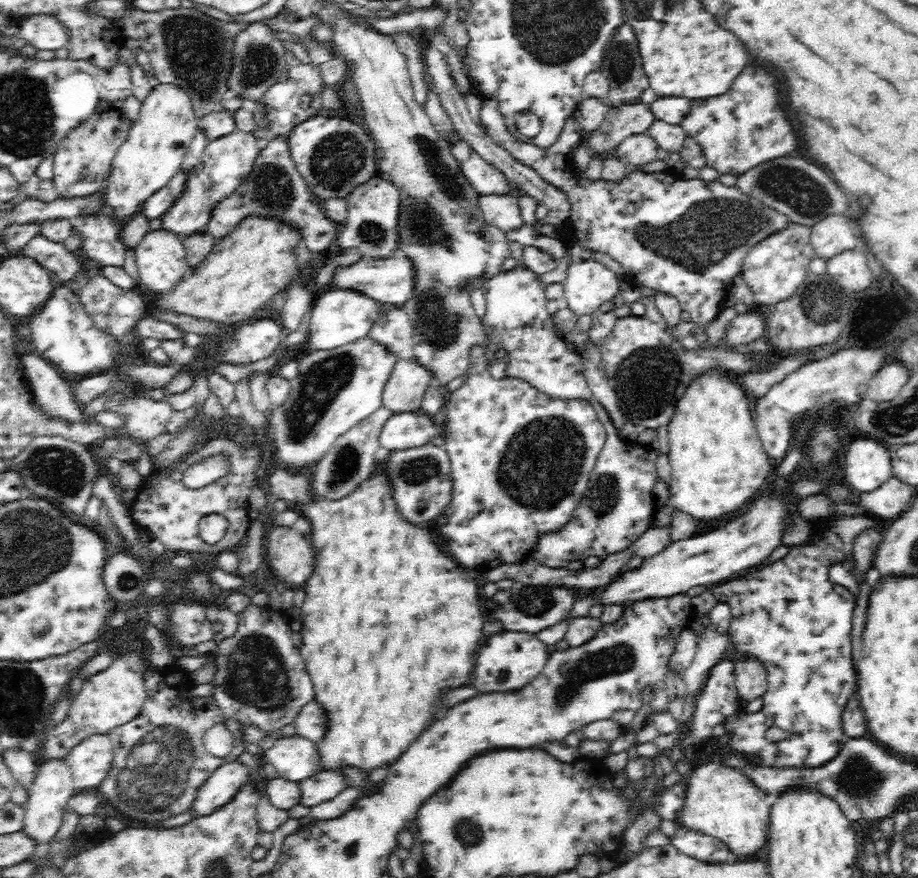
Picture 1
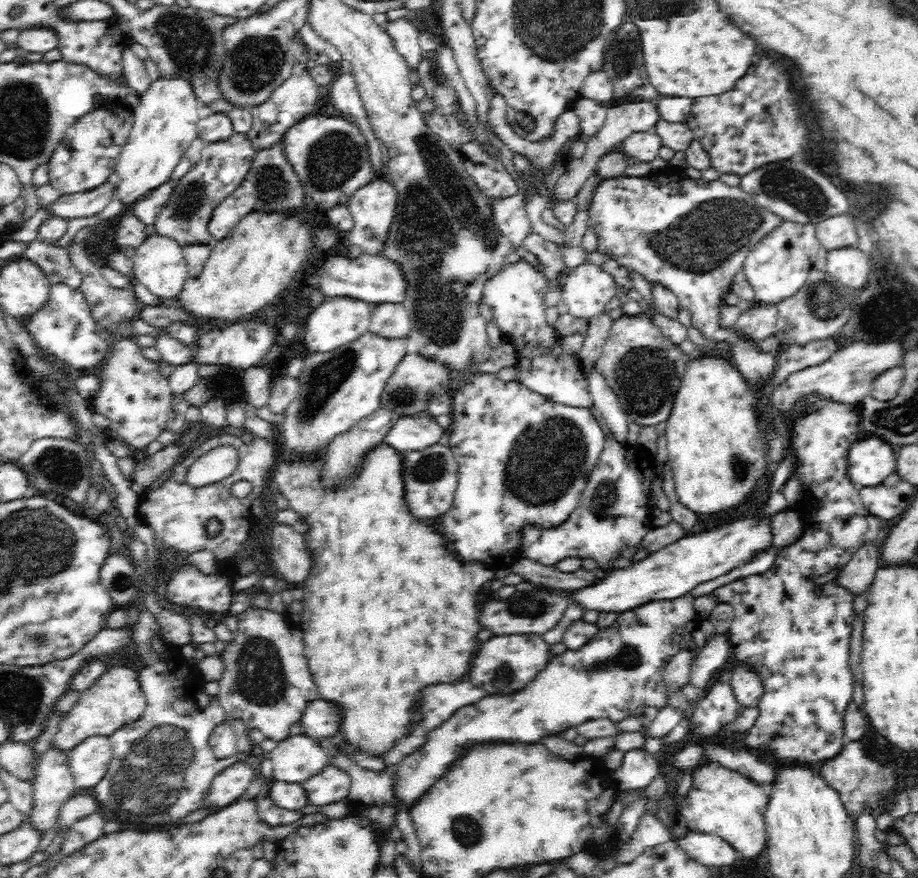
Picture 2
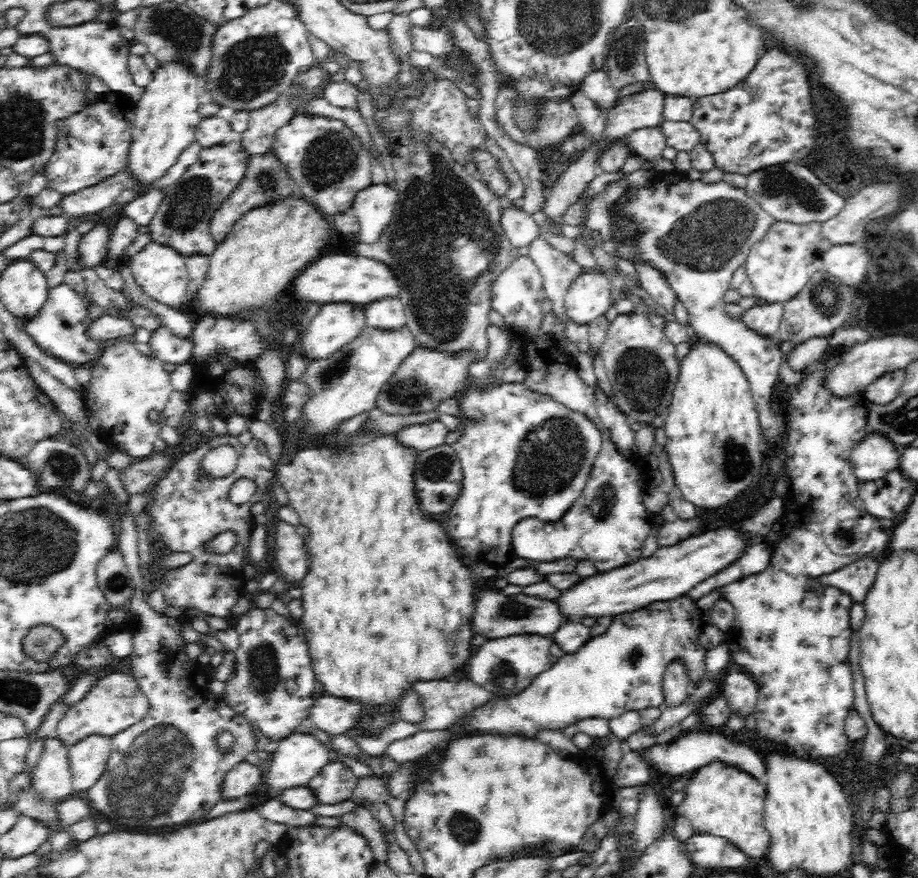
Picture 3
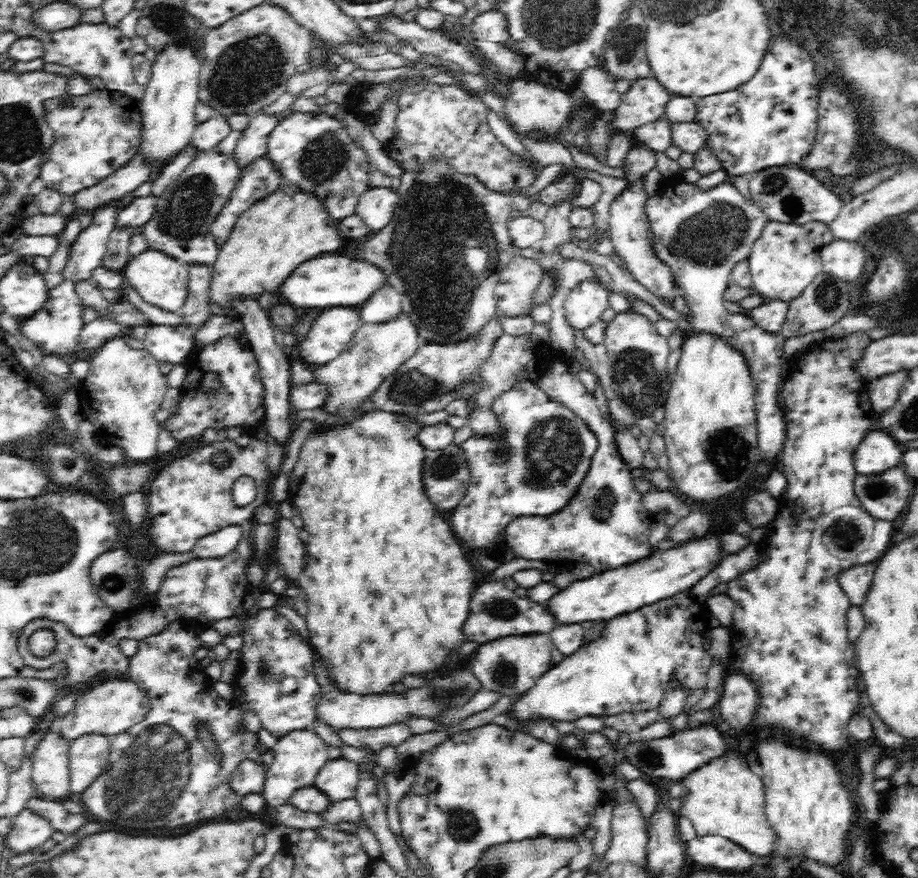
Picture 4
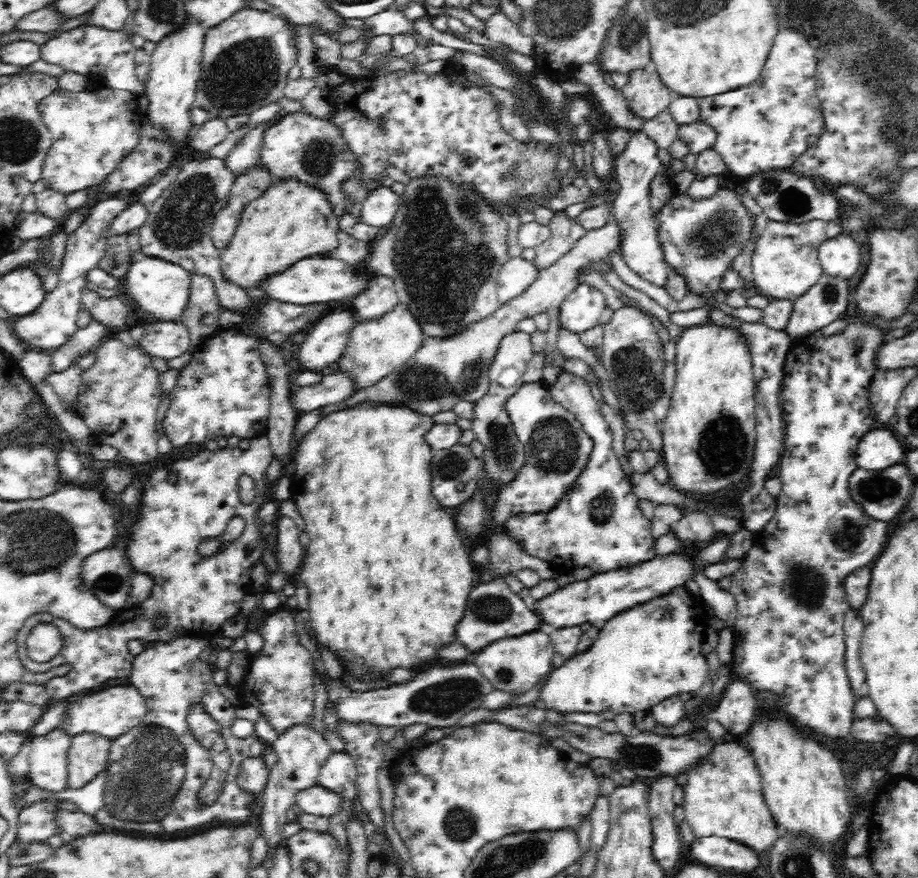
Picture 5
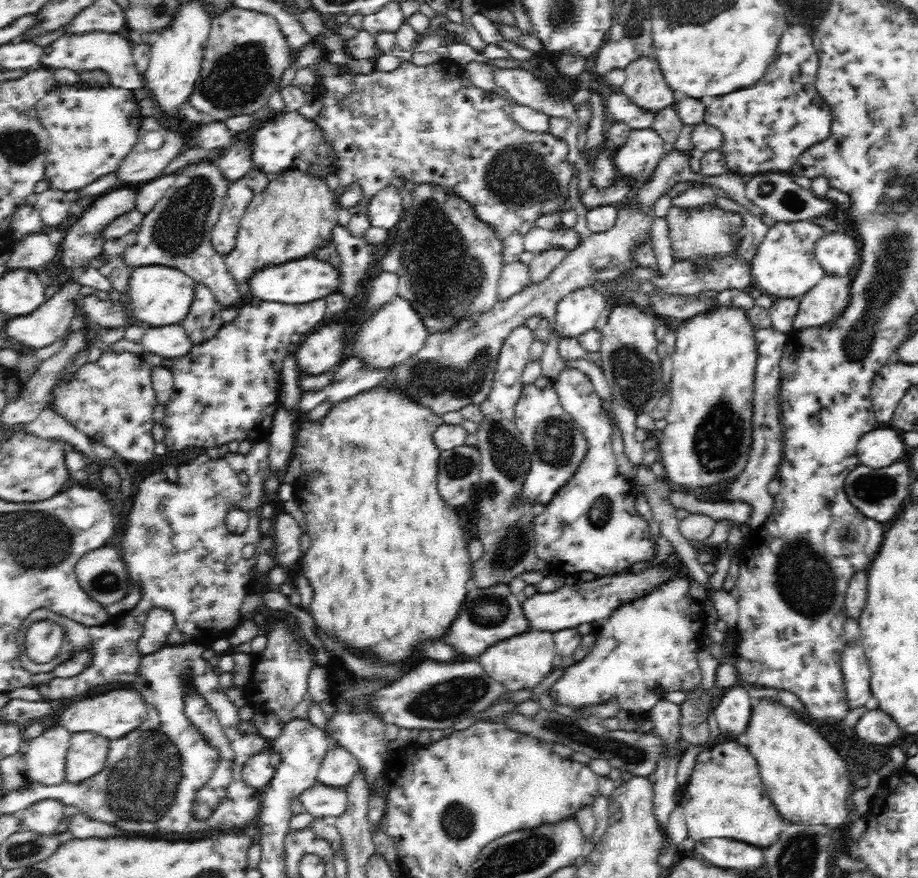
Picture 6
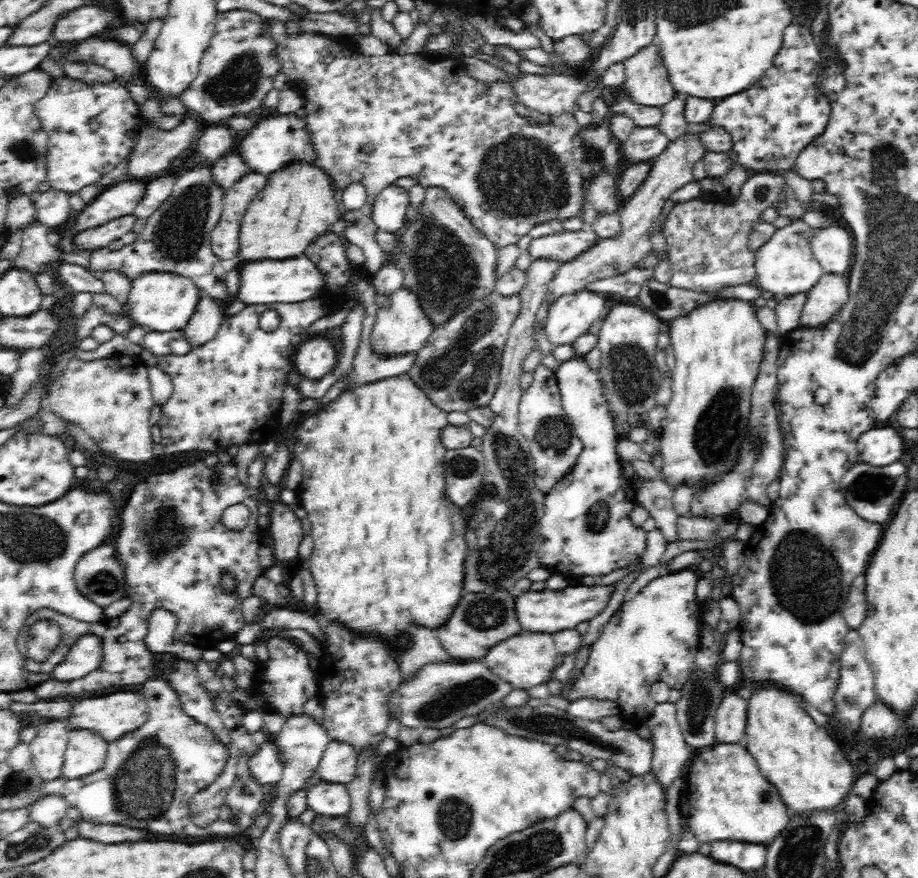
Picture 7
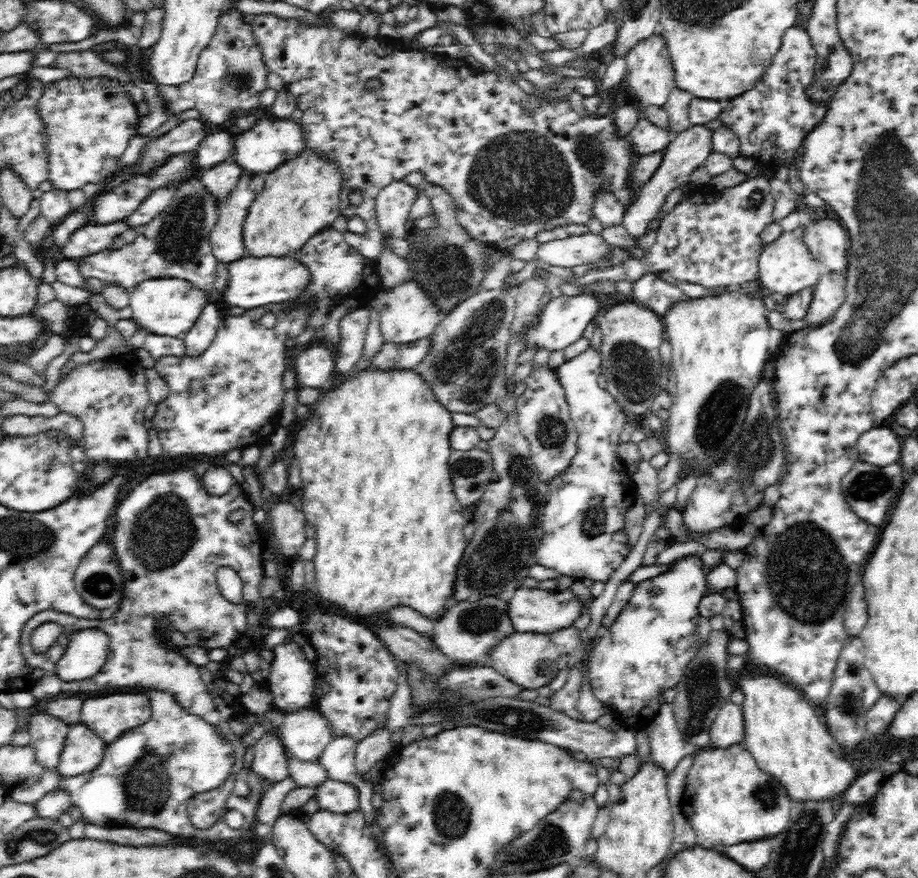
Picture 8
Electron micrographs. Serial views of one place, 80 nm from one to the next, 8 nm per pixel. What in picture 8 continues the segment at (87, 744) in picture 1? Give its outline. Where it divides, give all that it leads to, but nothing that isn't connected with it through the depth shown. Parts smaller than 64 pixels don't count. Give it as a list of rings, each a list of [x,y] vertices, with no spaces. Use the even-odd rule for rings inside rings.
[[[80,722],[71,724],[57,768],[59,774],[73,777],[96,770],[104,758],[107,745],[91,728]]]

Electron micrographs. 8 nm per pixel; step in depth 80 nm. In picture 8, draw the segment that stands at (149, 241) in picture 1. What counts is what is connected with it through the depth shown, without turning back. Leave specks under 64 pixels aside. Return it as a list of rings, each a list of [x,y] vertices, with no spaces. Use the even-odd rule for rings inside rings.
[[[150,277],[131,290],[129,306],[132,308],[132,318],[140,328],[154,334],[178,337],[194,324],[208,300],[201,288],[186,279]]]

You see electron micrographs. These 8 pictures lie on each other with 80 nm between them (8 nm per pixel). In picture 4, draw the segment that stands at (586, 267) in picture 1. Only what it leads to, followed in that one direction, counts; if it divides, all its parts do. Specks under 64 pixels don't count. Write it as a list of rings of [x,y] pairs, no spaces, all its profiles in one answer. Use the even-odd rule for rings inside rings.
[[[592,277],[581,280],[568,294],[564,302],[564,310],[568,323],[573,329],[586,329],[596,322],[601,323],[603,312],[609,307],[610,290],[607,284],[603,284],[600,279]]]

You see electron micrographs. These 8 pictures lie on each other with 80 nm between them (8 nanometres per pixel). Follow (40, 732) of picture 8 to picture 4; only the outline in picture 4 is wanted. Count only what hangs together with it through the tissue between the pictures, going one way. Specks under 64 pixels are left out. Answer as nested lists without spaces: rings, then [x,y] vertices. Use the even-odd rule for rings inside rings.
[[[55,729],[38,742],[32,756],[32,780],[40,797],[63,801],[72,793],[69,744]]]

